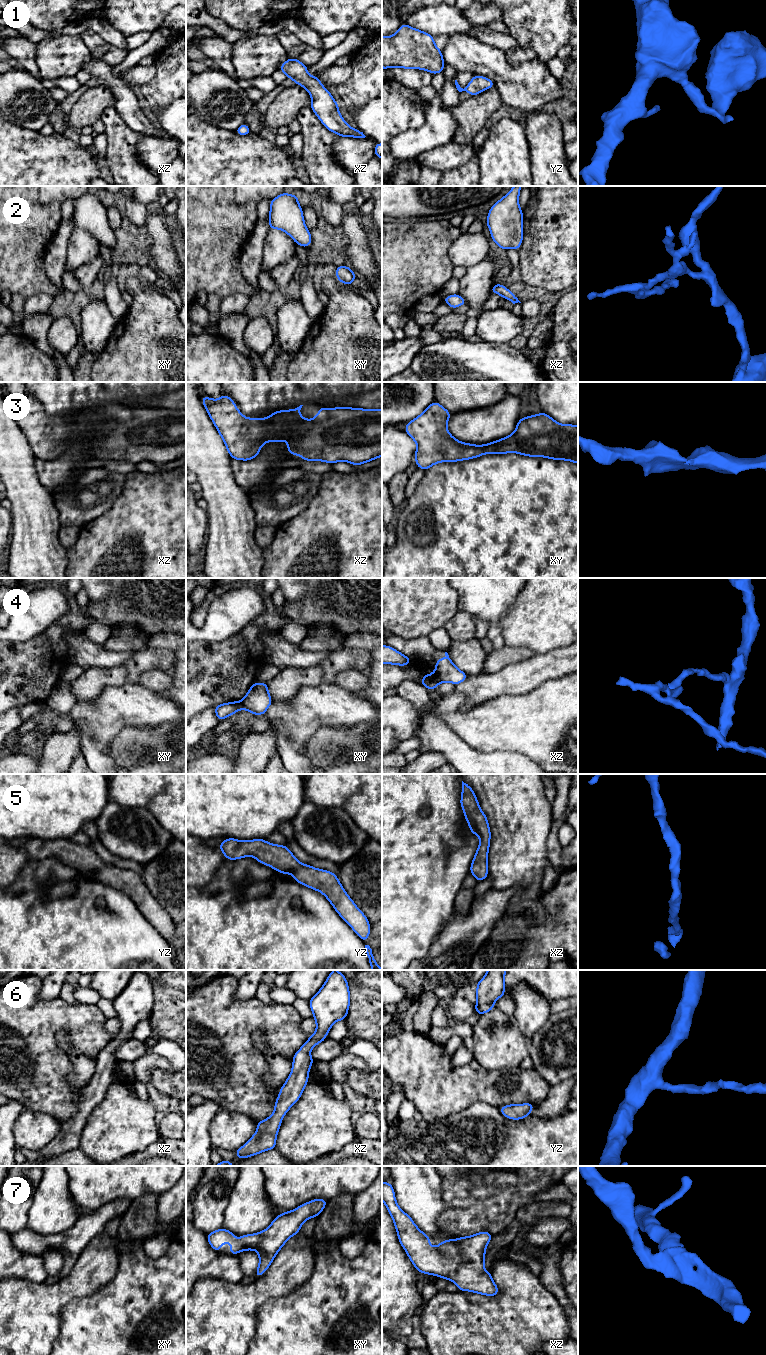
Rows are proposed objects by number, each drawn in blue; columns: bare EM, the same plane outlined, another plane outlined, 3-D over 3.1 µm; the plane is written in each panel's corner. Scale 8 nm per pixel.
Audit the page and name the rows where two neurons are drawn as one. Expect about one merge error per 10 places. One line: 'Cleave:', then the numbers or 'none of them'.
Cleave: 4

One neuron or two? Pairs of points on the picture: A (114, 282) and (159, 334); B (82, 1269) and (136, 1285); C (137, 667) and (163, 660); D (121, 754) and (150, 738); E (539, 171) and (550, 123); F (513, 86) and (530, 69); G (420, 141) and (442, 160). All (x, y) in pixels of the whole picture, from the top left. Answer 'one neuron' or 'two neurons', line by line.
A: two neurons
B: two neurons
C: one neuron
D: one neuron
E: one neuron
F: one neuron
G: two neurons

